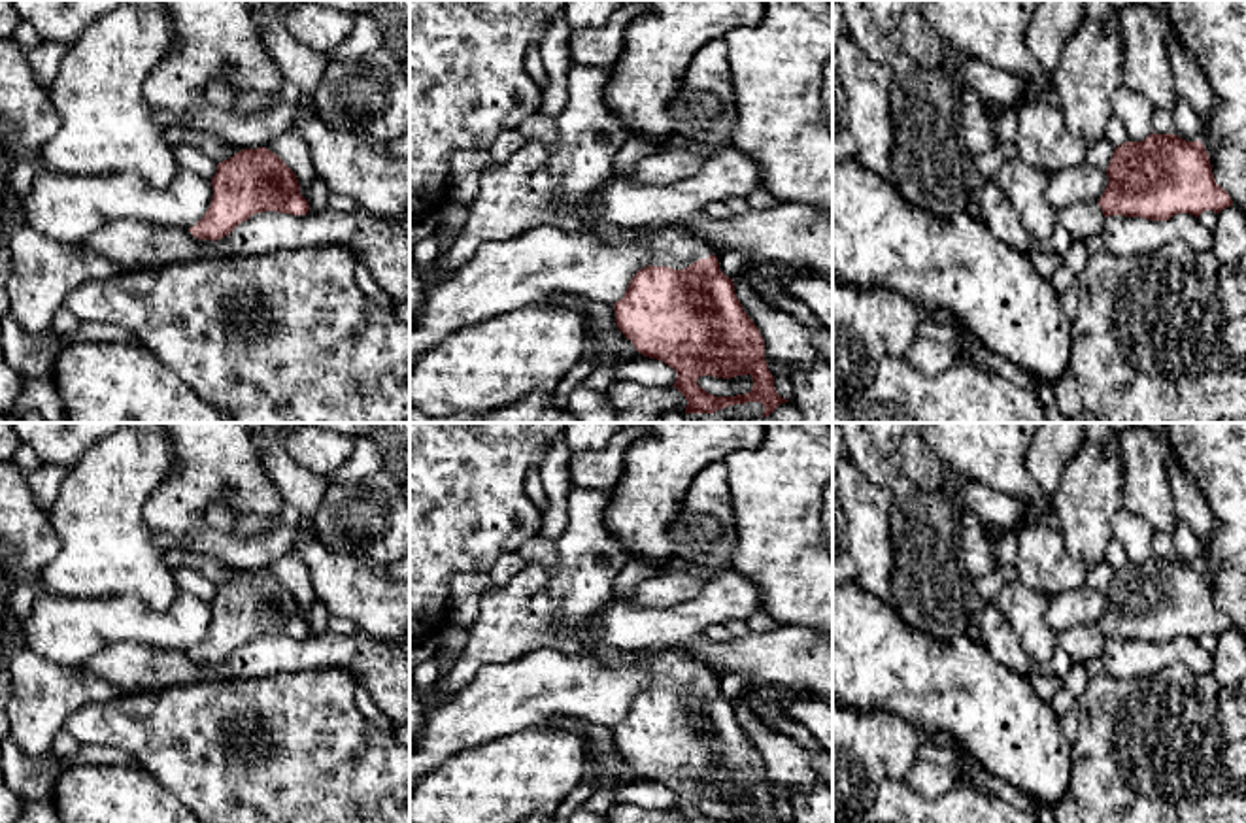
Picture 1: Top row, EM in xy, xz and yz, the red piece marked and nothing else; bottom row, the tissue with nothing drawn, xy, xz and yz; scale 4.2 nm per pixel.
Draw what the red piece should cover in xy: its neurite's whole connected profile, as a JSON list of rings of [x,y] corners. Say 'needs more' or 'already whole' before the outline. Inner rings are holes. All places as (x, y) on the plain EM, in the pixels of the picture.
already whole; [[[245,570],[219,585],[211,610],[208,634],[189,651],[198,663],[221,663],[255,636],[306,638],[310,634],[295,595],[266,570]]]

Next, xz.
needs more; [[[682,649],[661,651],[648,659],[648,666],[651,687],[632,698],[623,721],[614,727],[615,747],[636,774],[674,791],[678,800],[672,810],[685,823],[785,823],[774,812],[765,763],[708,668]],[[746,797],[751,798],[753,810],[736,819],[714,819],[697,806],[700,798],[729,802]]]

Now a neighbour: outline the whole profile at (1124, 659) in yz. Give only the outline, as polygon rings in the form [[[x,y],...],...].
[[[1189,636],[1172,638],[1169,644],[1110,638],[1104,640],[1101,661],[1116,680],[1152,676],[1176,663],[1195,674],[1212,672],[1212,653]]]

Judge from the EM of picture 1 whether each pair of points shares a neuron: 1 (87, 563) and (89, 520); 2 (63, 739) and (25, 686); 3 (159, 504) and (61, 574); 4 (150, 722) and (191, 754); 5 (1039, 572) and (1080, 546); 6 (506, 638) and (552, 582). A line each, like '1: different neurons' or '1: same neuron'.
1: same neuron
2: different neurons
3: different neurons
4: same neuron
5: different neurons
6: same neuron

